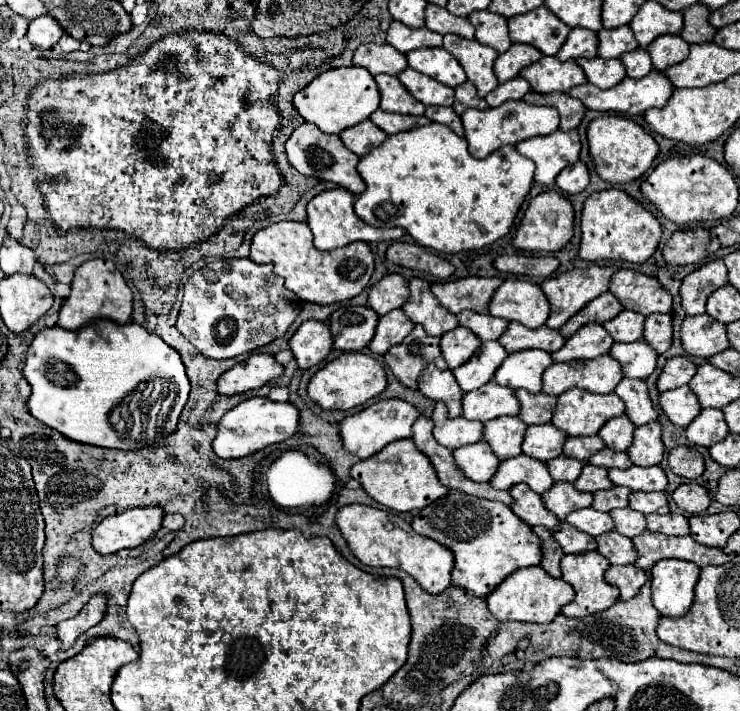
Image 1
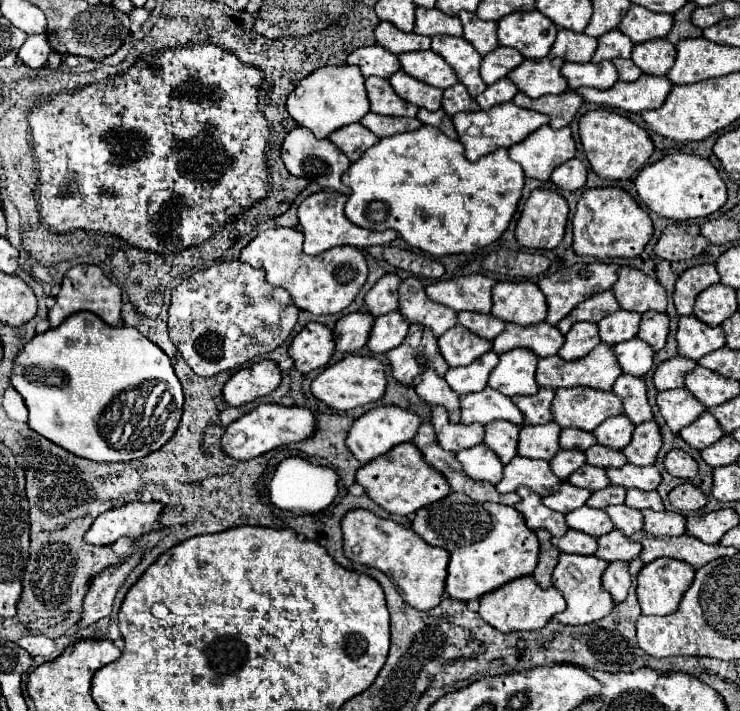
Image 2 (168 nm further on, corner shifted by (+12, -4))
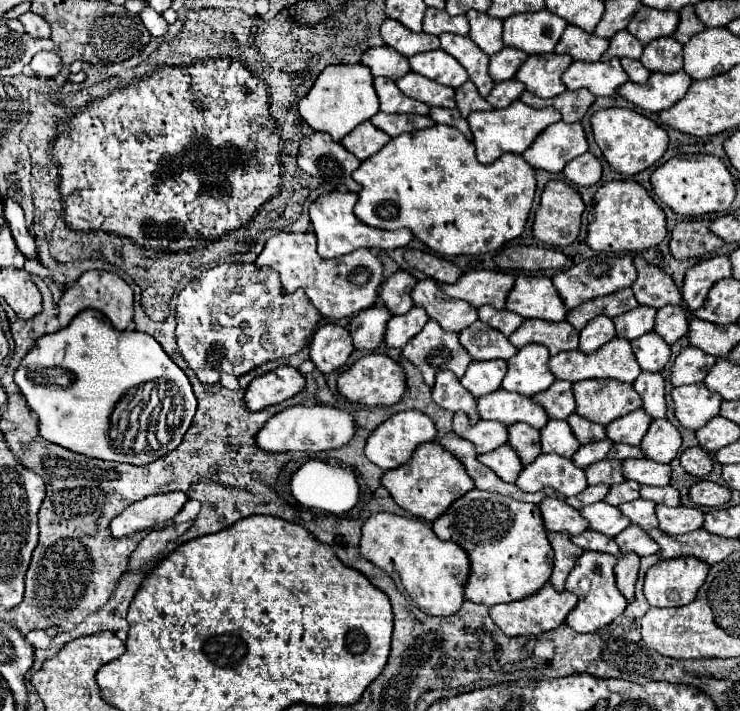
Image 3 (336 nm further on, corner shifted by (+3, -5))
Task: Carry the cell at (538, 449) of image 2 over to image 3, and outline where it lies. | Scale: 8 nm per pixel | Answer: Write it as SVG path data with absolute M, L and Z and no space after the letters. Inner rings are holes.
M551 419L545 429L541 429L541 449L543 453L557 453L561 457L571 457L579 449L579 441L569 429L567 421Z

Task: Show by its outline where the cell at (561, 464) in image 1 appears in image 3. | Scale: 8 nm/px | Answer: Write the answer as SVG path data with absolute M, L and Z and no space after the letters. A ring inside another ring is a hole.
M605 439L605 441L595 441L595 443L589 443L589 445L581 445L579 451L577 451L571 459L573 459L581 469L585 469L585 467L589 467L591 463L597 463L597 461L605 459L611 445L613 445L613 443L611 443L609 439Z

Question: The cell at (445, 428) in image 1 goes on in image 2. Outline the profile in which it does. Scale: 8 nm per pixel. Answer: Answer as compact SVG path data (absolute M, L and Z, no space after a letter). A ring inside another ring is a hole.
M434 406L432 408L432 426L436 432L438 444L448 452L460 452L464 448L472 448L476 444L482 444L484 440L484 426L480 424L452 424L448 422L446 408Z

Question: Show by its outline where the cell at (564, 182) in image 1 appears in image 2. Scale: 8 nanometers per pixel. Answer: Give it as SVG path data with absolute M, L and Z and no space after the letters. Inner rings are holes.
M572 158L554 170L550 180L560 190L578 190L586 182L586 168L578 158Z

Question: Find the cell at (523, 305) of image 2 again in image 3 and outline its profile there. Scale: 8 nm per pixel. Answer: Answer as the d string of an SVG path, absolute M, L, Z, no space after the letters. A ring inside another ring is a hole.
M519 275L507 297L507 309L525 319L561 321L567 315L551 279L545 275Z

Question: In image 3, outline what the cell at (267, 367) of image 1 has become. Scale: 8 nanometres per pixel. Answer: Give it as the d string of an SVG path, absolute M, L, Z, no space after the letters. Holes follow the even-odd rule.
M279 367L251 381L245 393L245 405L251 411L261 411L269 405L283 403L305 389L305 377L295 367Z

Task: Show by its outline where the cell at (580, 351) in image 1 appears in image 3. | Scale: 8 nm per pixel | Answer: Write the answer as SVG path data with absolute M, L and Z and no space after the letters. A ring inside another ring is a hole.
M595 317L595 319L589 321L589 325L585 325L585 329L581 331L579 349L581 349L583 353L593 353L593 351L597 351L601 345L605 345L607 341L611 341L613 337L615 337L613 319L609 319L609 317Z

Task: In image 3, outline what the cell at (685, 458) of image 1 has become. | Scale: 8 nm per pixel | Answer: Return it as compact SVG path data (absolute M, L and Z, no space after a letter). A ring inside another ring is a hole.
M689 447L681 453L681 467L695 477L705 477L713 469L713 461L705 449Z

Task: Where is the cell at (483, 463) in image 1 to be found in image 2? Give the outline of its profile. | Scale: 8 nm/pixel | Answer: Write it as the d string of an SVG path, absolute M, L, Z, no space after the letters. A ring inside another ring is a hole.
M486 444L460 450L456 454L456 460L472 480L496 484L502 478L502 464Z

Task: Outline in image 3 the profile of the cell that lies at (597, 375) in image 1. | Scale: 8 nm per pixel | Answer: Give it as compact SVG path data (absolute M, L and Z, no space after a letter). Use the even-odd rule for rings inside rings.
M615 337L609 343L605 343L603 347L599 347L595 353L579 353L579 349L575 351L563 351L551 357L549 361L551 373L557 379L567 379L571 383L575 381L583 381L583 379L617 379L617 381L625 381L625 383L633 383L637 379L637 375L641 373L639 363L635 361L631 343L627 339Z

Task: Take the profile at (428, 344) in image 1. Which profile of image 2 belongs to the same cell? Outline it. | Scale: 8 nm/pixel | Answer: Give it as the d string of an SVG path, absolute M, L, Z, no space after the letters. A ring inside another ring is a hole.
M412 324L410 330L408 330L408 336L404 338L404 342L398 348L390 350L386 354L386 358L390 362L394 380L404 384L404 386L412 386L414 376L422 374L430 366L432 366L432 370L436 370L438 376L444 376L450 368L438 352L438 338L434 336L434 332L420 326L420 324ZM418 330L420 330L420 346L412 346L410 338Z

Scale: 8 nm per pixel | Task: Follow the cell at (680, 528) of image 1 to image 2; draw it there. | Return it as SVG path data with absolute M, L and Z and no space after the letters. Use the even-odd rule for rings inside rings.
M644 510L644 530L652 536L682 536L686 532L686 518L680 512Z

